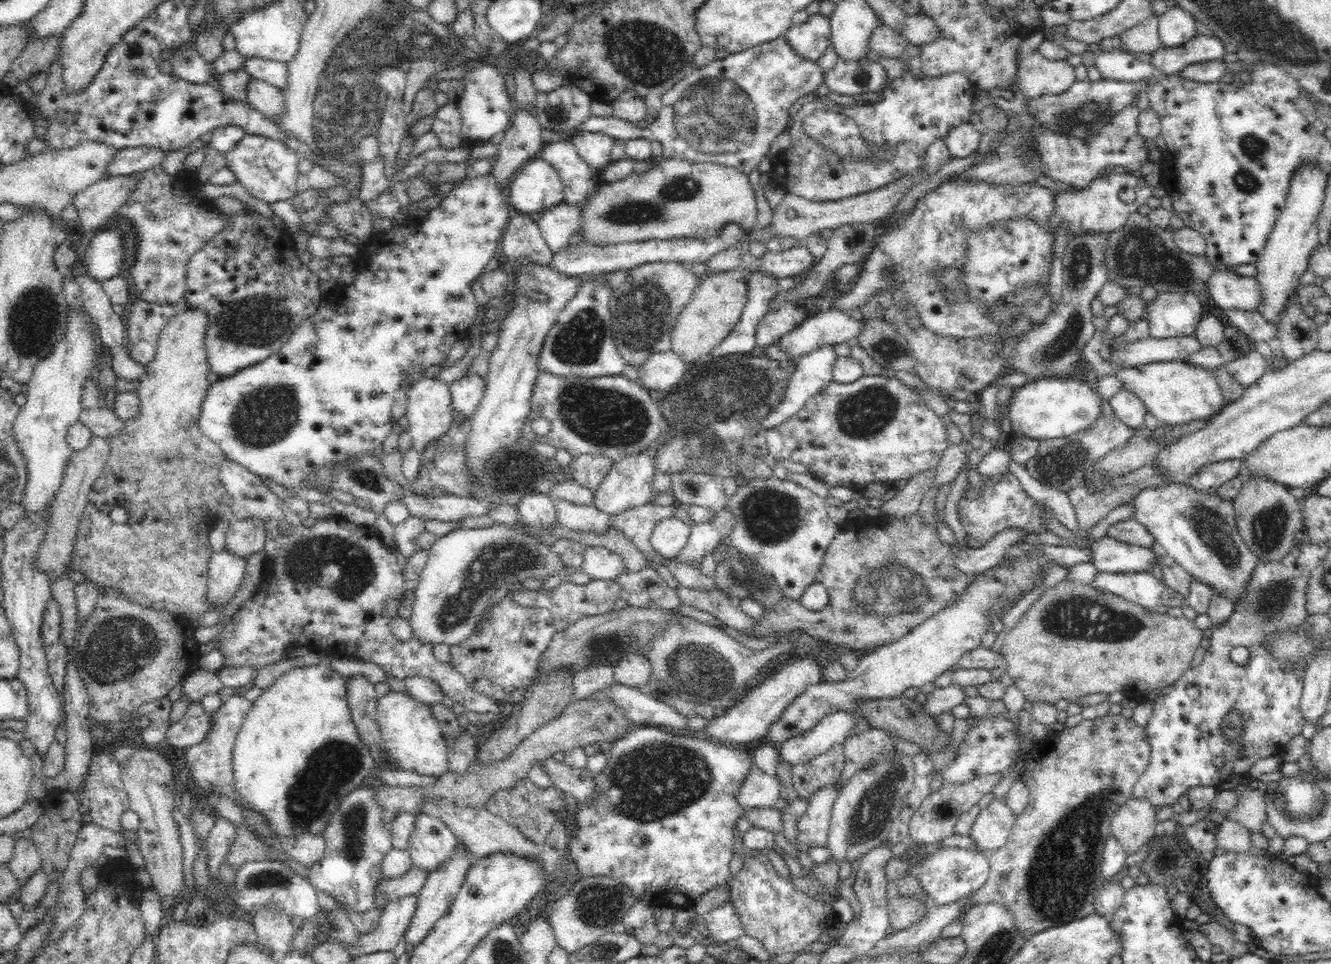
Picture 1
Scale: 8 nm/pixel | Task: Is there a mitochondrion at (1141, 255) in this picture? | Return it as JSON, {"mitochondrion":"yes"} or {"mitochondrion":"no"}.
{"mitochondrion":"yes"}

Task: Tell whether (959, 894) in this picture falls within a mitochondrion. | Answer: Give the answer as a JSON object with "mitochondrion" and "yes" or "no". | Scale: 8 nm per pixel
{"mitochondrion":"no"}

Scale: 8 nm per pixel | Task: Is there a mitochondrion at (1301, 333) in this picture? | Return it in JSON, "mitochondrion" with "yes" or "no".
{"mitochondrion":"no"}

